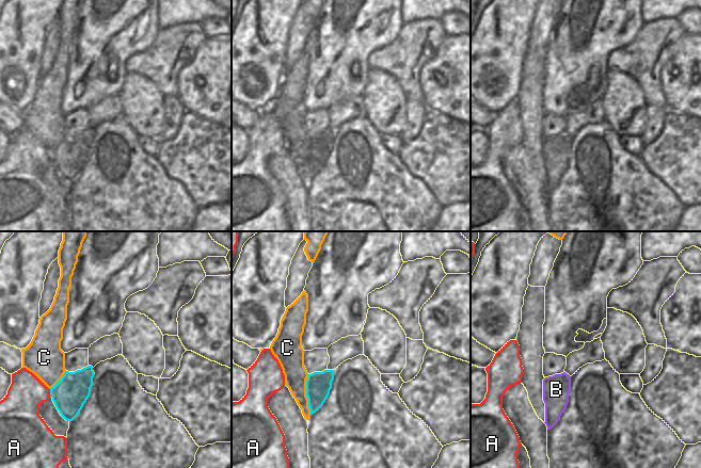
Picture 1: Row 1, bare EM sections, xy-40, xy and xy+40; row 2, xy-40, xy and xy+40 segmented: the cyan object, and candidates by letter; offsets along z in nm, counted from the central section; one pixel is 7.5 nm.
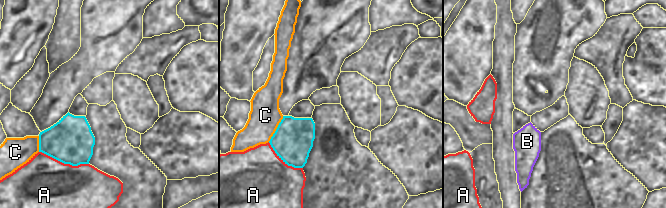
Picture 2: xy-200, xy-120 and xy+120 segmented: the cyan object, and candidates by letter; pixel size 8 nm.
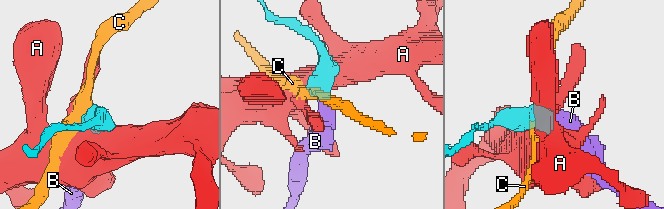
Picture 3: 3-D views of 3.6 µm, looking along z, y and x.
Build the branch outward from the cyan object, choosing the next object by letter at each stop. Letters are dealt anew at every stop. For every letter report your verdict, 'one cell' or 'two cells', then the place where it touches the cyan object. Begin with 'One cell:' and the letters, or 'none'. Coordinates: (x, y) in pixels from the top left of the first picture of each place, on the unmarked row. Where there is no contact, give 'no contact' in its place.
One cell: none
A: two cells; meets cyan in xy-40 at (50, 154)
B: two cells; no contact
C: two cells; meets cyan in xy at (306, 156)

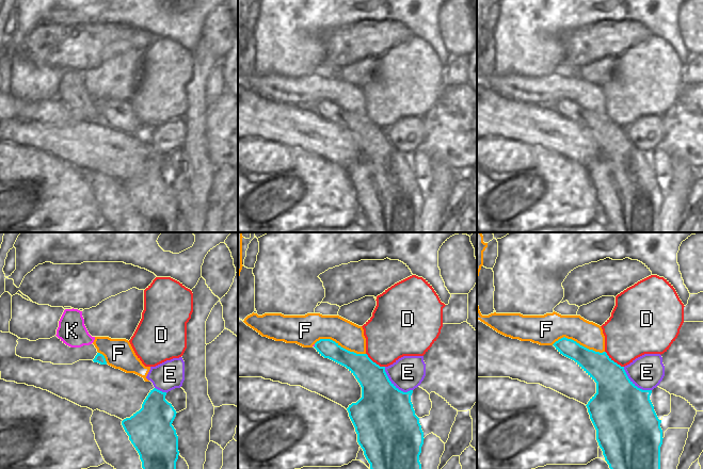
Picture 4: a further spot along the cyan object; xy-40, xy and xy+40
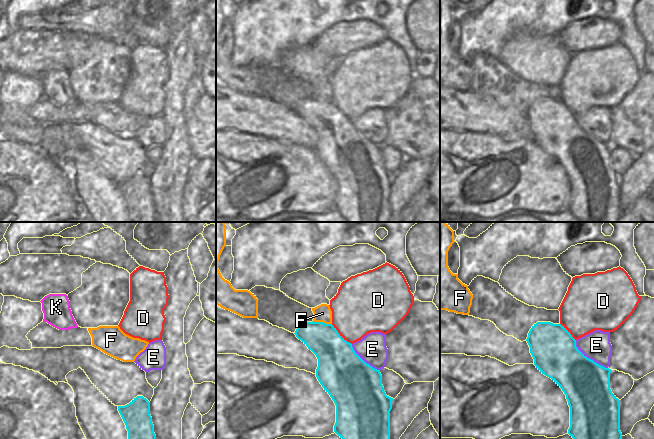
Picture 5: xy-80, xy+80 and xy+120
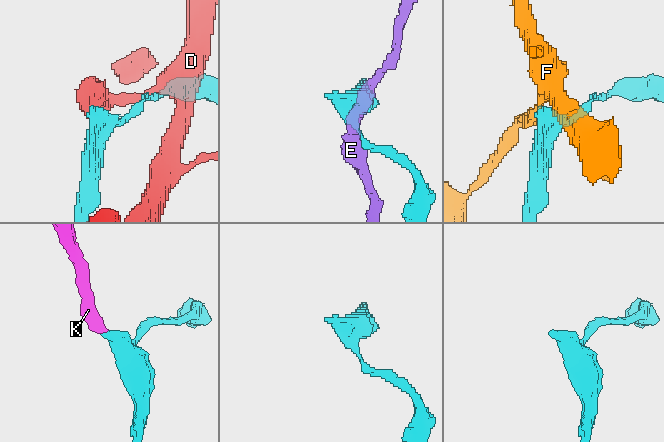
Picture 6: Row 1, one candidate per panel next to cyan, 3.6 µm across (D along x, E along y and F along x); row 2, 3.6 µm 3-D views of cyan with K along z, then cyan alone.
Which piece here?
One cell: K
D: two cells; meets cyan in xy+40 at (612, 122)
E: two cells; meets cyan in xy at (395, 147)
F: two cells; meets cyan in xy at (339, 107)
K: one cell; meets cyan in xy at (315, 107)

